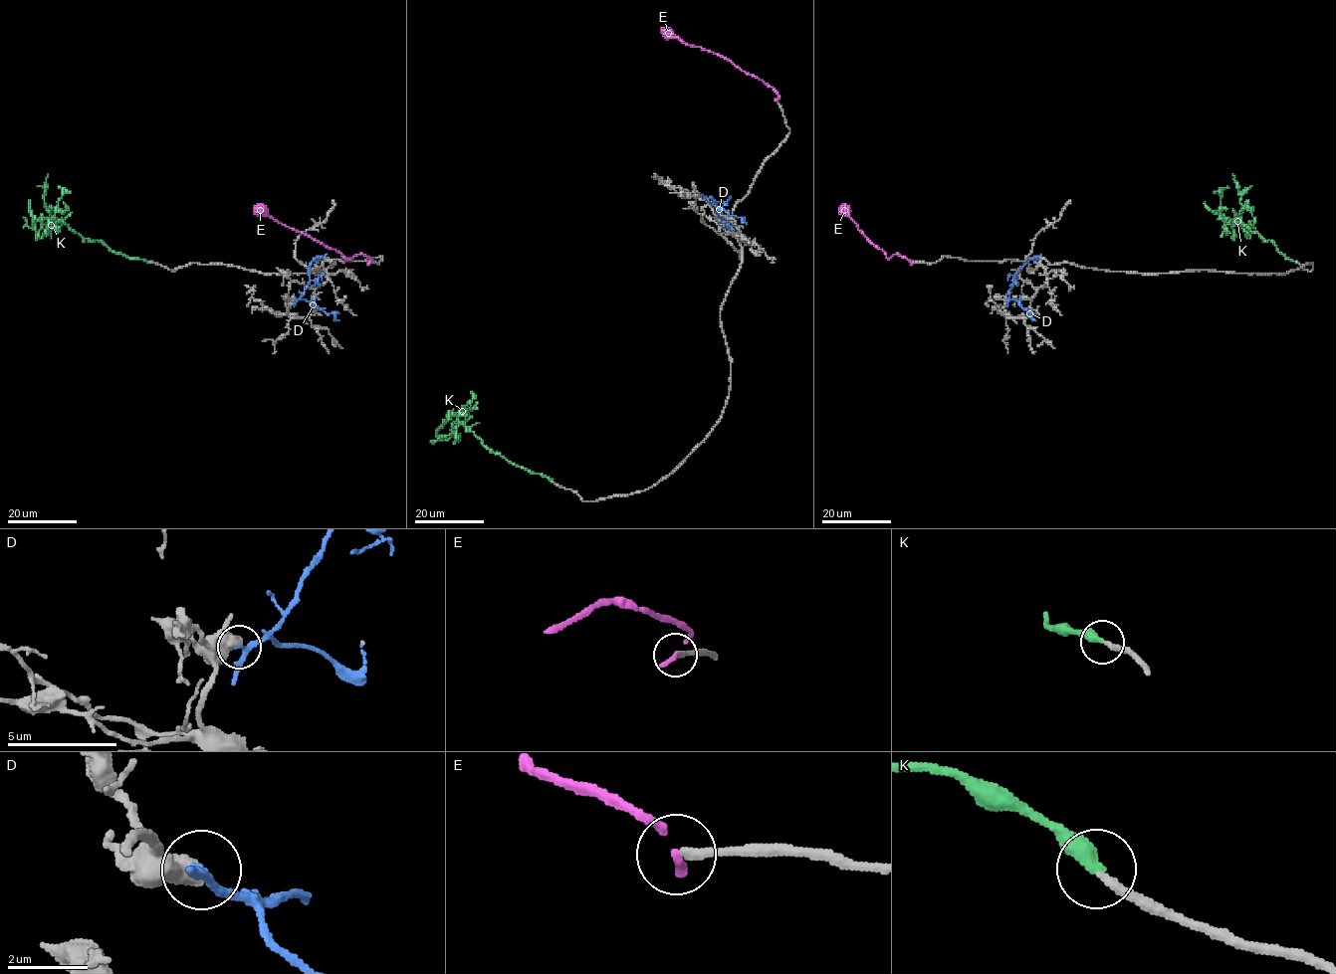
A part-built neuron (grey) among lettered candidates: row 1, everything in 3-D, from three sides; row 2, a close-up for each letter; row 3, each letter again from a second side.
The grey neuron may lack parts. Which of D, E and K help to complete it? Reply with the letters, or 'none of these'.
K

